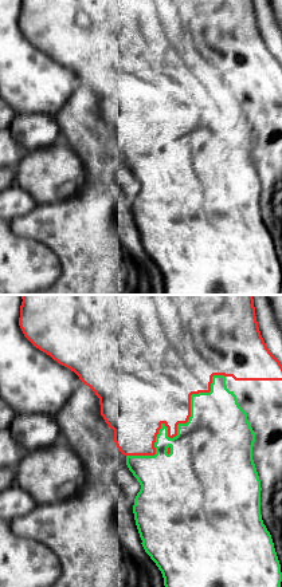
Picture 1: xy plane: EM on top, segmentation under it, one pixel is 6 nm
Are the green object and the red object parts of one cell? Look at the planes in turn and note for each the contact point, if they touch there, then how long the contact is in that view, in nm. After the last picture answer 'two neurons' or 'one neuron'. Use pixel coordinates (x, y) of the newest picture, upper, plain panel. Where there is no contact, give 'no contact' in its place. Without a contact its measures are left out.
contact (177, 129); length 750 nm

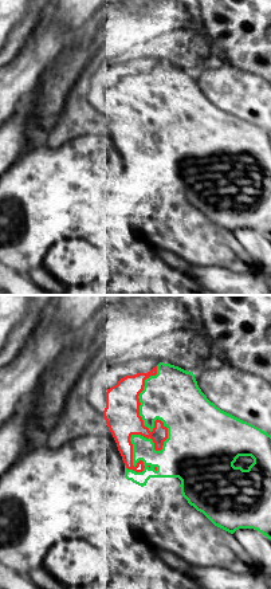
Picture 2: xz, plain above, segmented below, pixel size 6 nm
contact (168, 136); length 650 nm

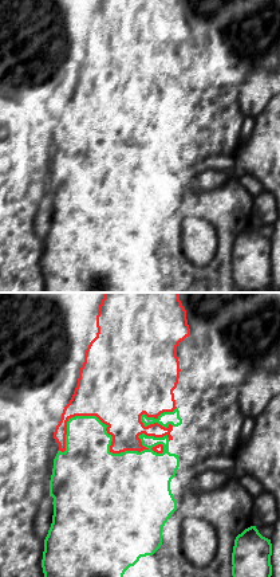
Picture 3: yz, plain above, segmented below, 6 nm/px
contact (111, 138); length 650 nm

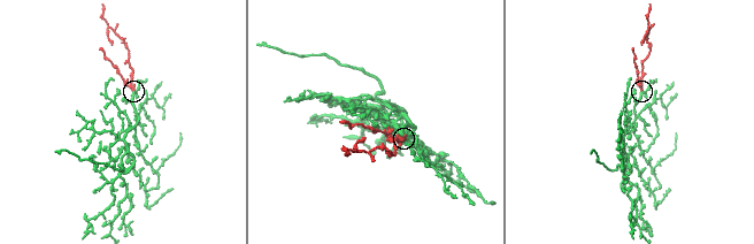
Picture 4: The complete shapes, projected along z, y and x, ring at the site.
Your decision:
one neuron

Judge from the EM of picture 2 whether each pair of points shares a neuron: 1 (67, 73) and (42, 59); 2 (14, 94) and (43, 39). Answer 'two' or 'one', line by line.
1: two
2: one

